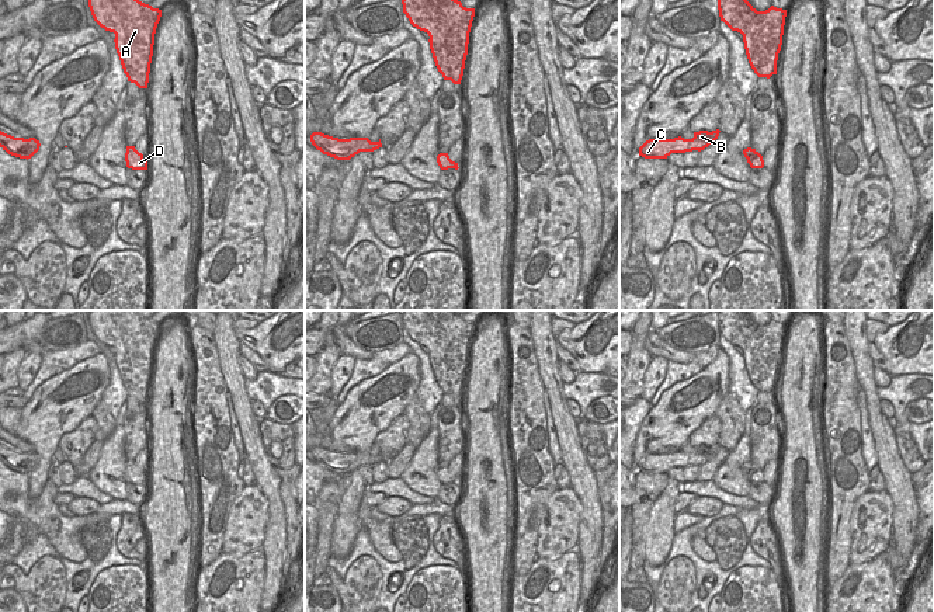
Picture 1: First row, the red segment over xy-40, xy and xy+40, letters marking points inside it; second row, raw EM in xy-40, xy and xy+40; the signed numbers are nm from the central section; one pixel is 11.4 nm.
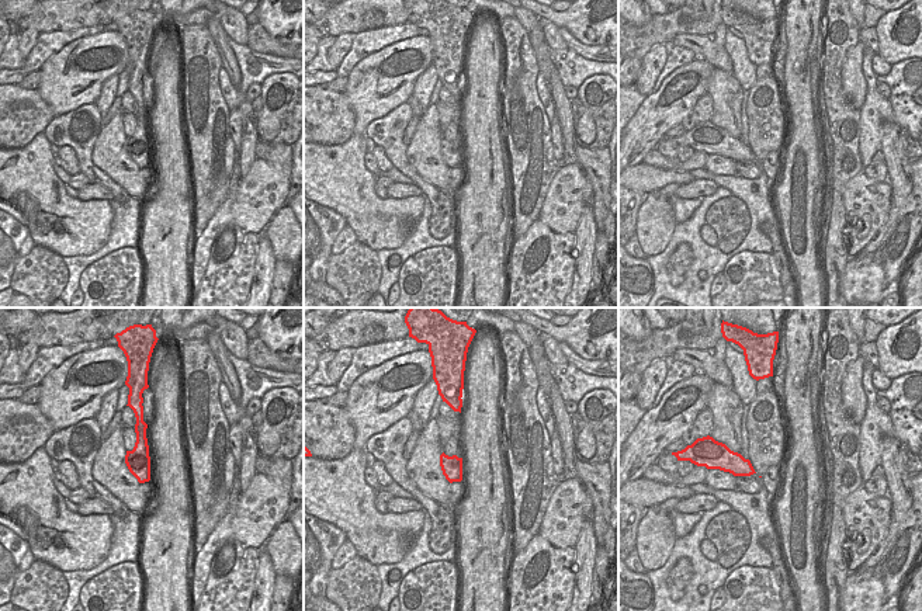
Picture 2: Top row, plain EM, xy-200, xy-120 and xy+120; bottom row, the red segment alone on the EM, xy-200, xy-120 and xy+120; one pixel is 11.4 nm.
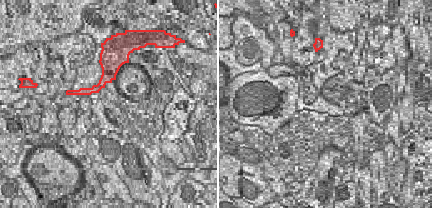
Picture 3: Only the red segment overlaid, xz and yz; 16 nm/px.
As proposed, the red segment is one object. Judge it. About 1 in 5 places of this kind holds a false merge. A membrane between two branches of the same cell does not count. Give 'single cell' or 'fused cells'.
single cell

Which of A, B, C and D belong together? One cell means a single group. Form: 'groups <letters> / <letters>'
groups A B C D

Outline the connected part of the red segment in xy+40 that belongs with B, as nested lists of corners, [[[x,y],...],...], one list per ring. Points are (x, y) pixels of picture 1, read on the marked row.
[[[719,129],[694,132],[692,139],[681,136],[674,139],[649,139],[639,147],[639,156],[645,159],[667,159],[671,153],[701,152],[718,139],[719,132]]]

